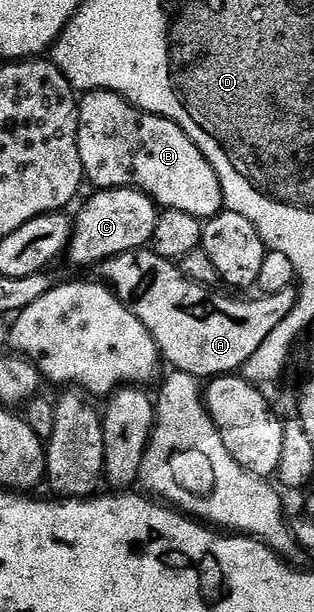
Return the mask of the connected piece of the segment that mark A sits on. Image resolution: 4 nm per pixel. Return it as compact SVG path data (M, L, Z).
M138 250L124 252L99 265L100 279L108 284L117 296L151 330L155 342L159 346L162 357L170 369L186 372L198 378L216 378L228 376L244 369L245 363L263 346L268 336L280 328L284 320L288 320L291 310L297 305L296 287L279 290L270 296L262 295L261 300L236 300L233 296L224 296L221 292L213 292L212 287L191 282L181 273L174 261L164 260L158 252Z

